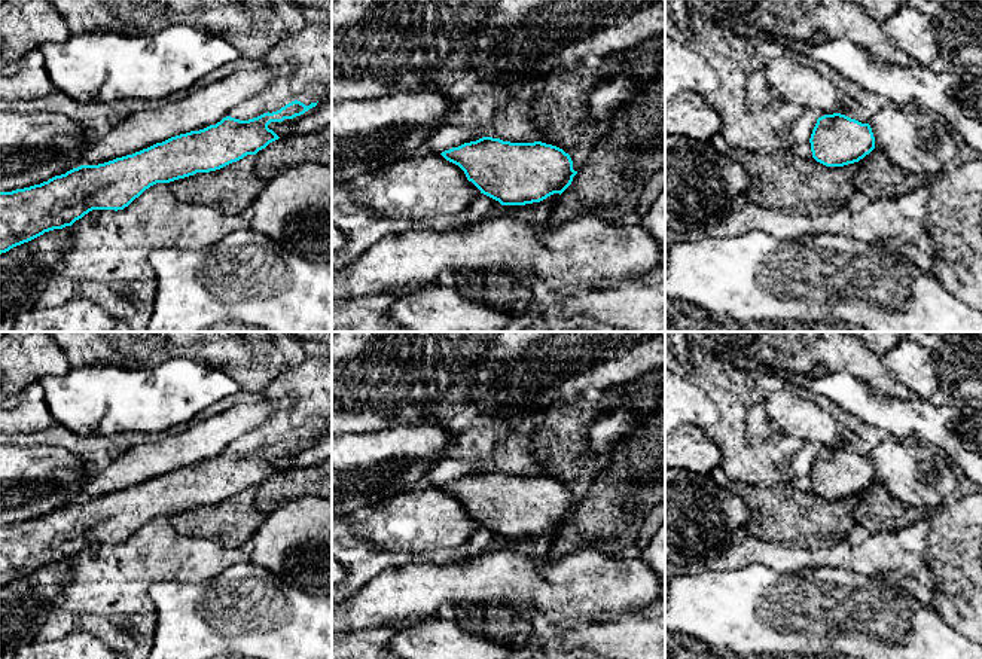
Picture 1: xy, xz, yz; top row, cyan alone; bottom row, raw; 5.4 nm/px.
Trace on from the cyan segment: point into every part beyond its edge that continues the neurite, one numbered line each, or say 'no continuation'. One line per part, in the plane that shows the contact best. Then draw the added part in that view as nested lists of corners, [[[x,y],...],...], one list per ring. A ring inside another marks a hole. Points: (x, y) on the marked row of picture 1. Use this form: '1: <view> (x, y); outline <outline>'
no continuation

